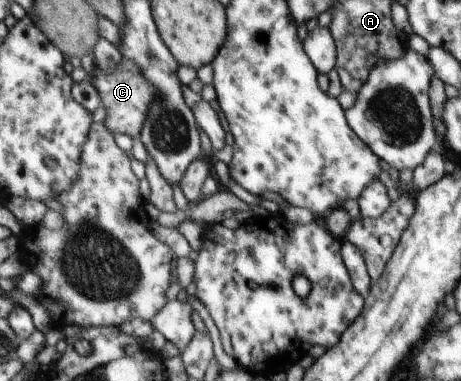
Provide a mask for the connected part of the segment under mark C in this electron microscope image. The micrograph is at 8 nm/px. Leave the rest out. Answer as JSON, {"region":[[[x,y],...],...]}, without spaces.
{"region":[[[124,59],[115,72],[96,68],[90,82],[98,89],[101,104],[106,108],[104,124],[112,134],[128,134],[140,138],[140,133],[150,105],[157,96],[157,88],[143,75],[141,68],[132,60]]]}

